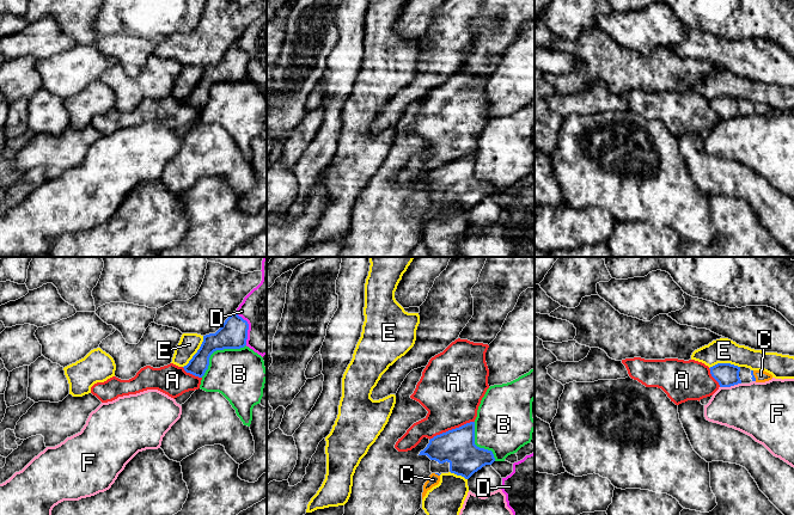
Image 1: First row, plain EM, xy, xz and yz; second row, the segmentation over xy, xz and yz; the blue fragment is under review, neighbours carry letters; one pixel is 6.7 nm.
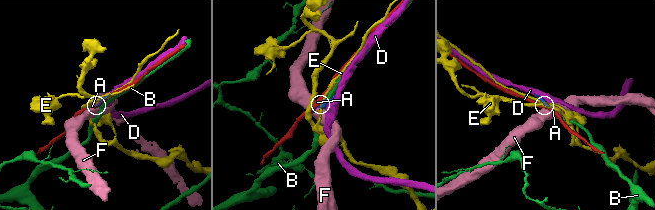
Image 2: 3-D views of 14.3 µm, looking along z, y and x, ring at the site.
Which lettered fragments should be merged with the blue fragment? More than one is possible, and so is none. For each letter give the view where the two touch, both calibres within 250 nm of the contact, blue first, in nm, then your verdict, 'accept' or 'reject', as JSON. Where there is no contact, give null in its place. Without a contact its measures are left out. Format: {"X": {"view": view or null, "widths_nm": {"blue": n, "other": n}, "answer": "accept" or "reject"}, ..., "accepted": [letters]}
{"A": {"view": "xz", "widths_nm": {"blue": 240, "other": 400}, "answer": "reject"}, "B": {"view": "xy", "widths_nm": {"blue": 190, "other": 360}, "answer": "reject"}, "C": {"view": "yz", "widths_nm": {"blue": 30, "other": 80}, "answer": "accept"}, "D": {"view": "xy", "widths_nm": {"blue": 190, "other": 320}, "answer": "reject"}, "E": {"view": "xy", "widths_nm": {"blue": 180, "other": 140}, "answer": "reject"}, "F": {"view": "yz", "widths_nm": {"blue": 160, "other": 360}, "answer": "reject"}, "accepted": ["C"]}

